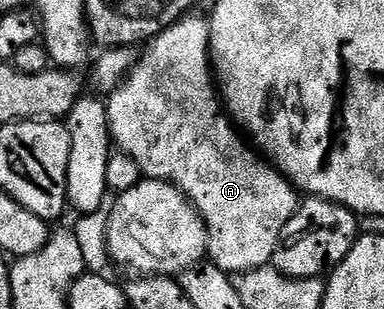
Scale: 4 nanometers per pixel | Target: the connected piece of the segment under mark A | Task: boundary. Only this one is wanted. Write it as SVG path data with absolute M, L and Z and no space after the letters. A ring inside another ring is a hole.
M185 16L169 26L164 32L157 35L144 47L143 53L138 57L137 64L129 77L108 95L107 105L109 107L109 132L116 149L120 153L131 156L135 164L140 168L145 178L154 178L160 182L169 182L173 186L178 186L193 203L193 207L201 214L202 220L209 233L209 252L208 261L214 262L220 270L226 274L233 275L237 273L246 273L248 270L259 268L261 265L267 265L273 261L273 253L279 244L279 236L283 228L287 228L287 220L295 216L299 205L299 194L292 182L273 165L266 160L242 135L238 127L231 121L224 105L222 95L215 85L215 74L211 69L211 26L208 21L194 16Z

